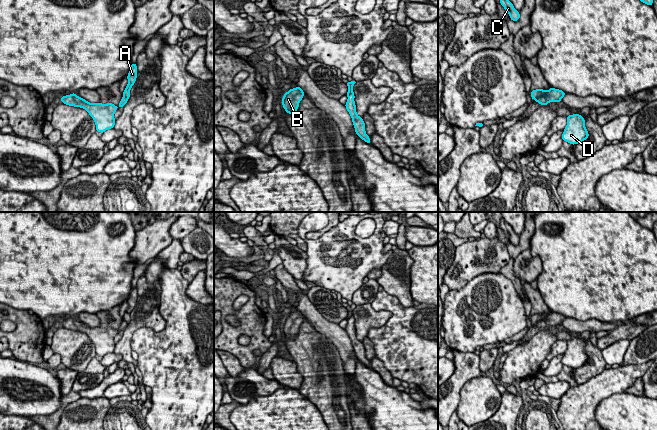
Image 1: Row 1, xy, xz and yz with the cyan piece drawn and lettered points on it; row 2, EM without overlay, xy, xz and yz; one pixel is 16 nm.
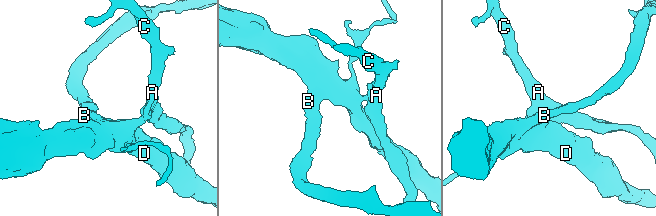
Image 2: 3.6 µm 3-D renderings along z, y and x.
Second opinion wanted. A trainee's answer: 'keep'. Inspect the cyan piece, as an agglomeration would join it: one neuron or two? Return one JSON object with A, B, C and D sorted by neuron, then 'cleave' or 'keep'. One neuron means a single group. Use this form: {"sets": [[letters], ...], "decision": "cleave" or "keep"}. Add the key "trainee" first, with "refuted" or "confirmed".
{"trainee": "refuted", "sets": [["A", "C"], ["B", "D"]], "decision": "cleave"}

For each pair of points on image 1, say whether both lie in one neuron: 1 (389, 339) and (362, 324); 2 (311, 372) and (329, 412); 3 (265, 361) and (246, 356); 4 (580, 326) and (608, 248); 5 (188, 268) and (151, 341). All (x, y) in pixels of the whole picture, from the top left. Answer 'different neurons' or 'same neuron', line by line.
1: different neurons
2: same neuron
3: different neurons
4: different neurons
5: different neurons

